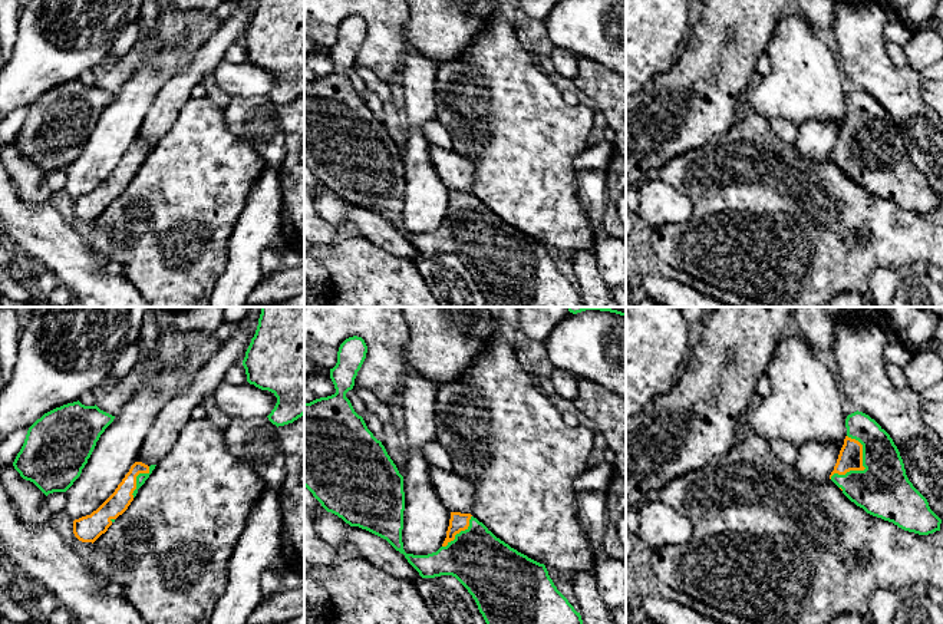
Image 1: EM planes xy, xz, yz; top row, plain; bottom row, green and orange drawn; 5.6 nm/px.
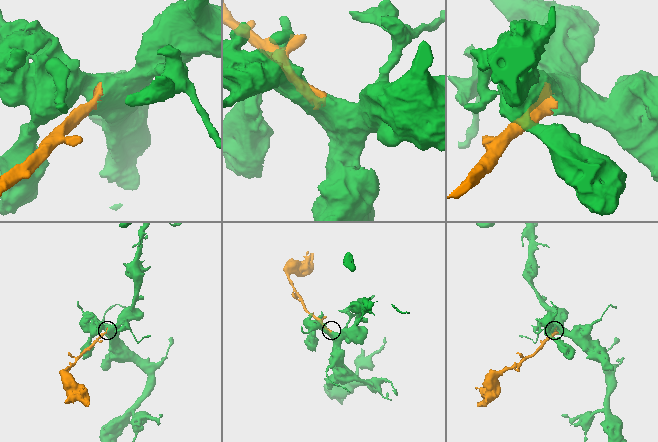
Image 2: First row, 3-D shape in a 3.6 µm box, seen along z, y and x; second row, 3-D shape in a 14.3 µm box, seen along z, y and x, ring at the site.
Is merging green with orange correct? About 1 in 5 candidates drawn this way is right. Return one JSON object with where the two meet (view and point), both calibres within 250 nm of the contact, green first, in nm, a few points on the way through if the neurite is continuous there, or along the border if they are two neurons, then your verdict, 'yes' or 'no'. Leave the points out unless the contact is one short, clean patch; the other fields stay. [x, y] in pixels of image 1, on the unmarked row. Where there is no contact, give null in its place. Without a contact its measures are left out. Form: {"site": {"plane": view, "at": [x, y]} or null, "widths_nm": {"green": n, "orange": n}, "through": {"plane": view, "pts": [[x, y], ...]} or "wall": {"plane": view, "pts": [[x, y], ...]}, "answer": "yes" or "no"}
{"site": {"plane": "yz", "at": [861, 149]}, "widths_nm": {"green": 300, "orange": 140}, "answer": "yes"}

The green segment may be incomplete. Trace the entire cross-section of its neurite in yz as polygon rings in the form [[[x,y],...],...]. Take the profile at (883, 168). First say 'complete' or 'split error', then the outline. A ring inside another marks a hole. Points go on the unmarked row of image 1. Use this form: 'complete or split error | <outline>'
split error | [[[858,89],[847,95],[845,106],[847,115],[830,153],[843,172],[867,192],[893,201],[904,209],[919,214],[940,209],[942,198],[909,159],[900,131],[890,113],[874,98]]]

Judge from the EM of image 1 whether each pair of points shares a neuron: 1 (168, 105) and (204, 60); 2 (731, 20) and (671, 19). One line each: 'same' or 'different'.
1: same
2: different

